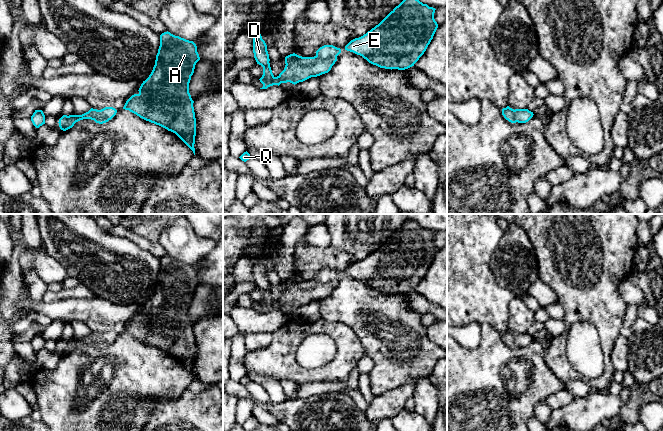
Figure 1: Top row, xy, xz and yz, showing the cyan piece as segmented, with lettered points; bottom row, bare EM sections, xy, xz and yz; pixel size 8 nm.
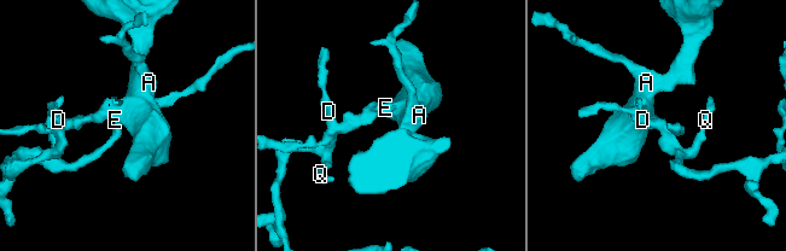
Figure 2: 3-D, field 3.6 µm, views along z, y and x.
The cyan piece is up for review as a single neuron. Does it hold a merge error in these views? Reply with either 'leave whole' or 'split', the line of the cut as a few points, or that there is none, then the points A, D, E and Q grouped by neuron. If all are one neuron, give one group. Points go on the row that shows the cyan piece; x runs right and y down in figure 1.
leave whole | no cut | A D E Q

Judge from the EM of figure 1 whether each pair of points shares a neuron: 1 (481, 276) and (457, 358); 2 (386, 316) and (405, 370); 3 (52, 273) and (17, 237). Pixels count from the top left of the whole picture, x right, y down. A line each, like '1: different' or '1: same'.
1: different
2: same
3: same

